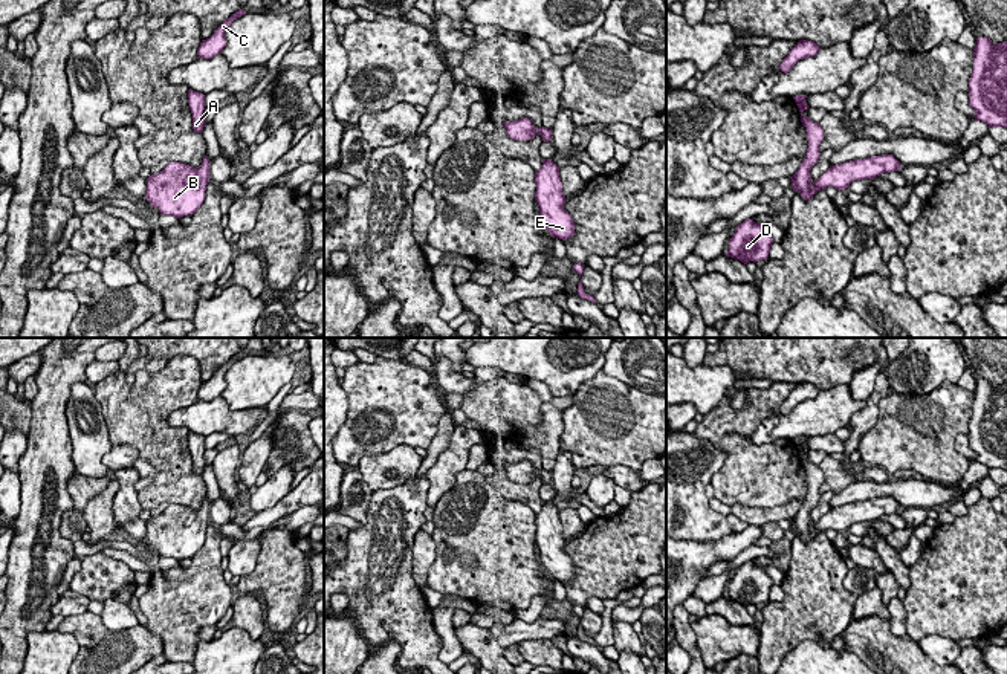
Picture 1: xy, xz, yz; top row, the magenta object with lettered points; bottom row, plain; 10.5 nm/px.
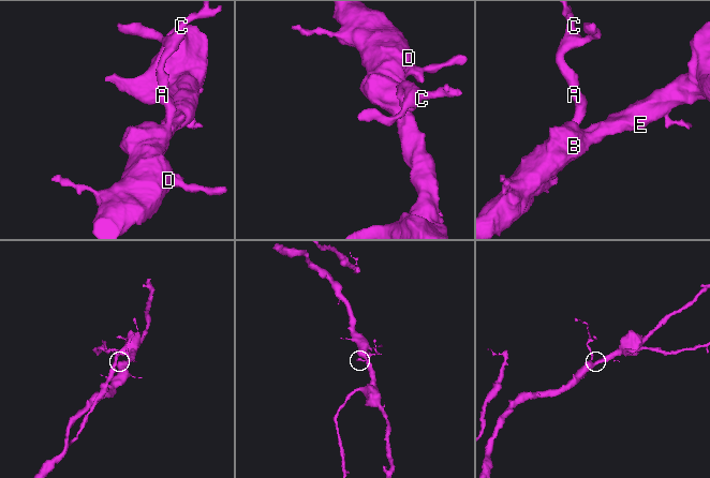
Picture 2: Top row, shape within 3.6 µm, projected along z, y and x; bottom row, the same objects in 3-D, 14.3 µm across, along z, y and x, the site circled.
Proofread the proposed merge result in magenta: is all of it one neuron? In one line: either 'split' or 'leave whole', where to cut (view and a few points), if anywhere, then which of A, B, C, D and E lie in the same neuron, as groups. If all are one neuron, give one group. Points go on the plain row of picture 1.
leave whole; no cut; A B C D E

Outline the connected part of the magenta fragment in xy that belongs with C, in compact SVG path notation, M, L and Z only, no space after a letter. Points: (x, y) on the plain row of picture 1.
M238 352L229 361L226 361L209 381L202 382L197 393L199 400L211 402L215 397L222 396L223 390L228 385L225 381L226 371L232 367L234 362L240 361L244 356L246 355L243 352Z

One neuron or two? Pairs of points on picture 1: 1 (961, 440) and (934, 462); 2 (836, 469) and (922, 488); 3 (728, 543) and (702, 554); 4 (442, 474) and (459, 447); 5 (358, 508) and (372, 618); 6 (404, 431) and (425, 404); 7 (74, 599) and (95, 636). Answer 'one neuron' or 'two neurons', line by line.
1: two neurons
2: two neurons
3: one neuron
4: one neuron
5: two neurons
6: one neuron
7: two neurons

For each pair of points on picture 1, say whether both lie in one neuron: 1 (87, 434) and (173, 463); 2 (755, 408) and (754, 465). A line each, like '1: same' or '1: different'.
1: different
2: same

